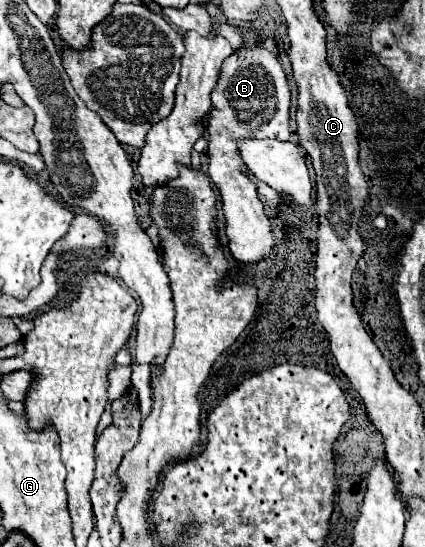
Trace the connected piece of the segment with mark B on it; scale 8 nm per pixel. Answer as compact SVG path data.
M240 28L240 32L246 36L246 48L224 60L220 82L212 92L208 118L208 174L222 194L230 254L240 264L256 264L270 256L274 248L274 234L270 218L266 216L264 204L258 196L258 186L248 178L248 166L240 156L238 140L290 140L290 86L274 52L264 44L258 44L258 34L250 28Z

